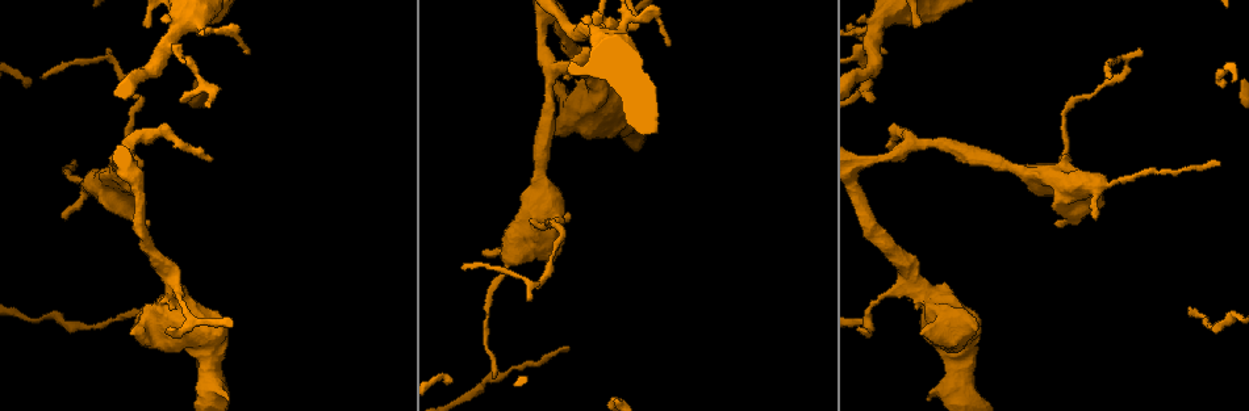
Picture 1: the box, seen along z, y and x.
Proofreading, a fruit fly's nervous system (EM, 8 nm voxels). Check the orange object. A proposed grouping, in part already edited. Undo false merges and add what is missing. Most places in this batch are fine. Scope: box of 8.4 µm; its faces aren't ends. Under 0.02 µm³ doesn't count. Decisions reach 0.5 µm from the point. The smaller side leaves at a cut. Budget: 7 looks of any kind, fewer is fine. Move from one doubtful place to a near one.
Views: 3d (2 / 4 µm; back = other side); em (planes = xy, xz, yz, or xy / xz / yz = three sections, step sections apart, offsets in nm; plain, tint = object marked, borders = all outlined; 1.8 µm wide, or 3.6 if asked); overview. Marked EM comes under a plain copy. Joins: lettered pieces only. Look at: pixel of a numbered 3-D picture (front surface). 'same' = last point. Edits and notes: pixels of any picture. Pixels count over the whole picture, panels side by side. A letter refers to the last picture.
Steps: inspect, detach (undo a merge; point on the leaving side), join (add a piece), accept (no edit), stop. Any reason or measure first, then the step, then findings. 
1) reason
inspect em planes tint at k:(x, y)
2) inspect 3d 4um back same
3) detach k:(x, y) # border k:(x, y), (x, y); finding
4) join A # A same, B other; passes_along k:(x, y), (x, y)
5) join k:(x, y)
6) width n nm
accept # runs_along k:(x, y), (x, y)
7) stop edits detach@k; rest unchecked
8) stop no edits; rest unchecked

branch stops here
inspect 3d 4um at 1:(150, 25)

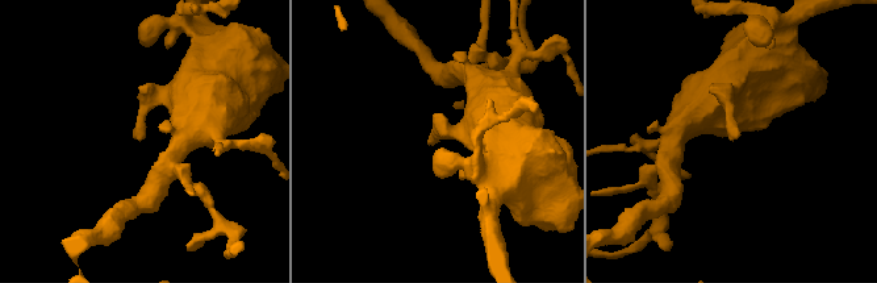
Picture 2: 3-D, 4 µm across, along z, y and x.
shape alone is not enough
inspect em planes borders at 2:(730, 137)

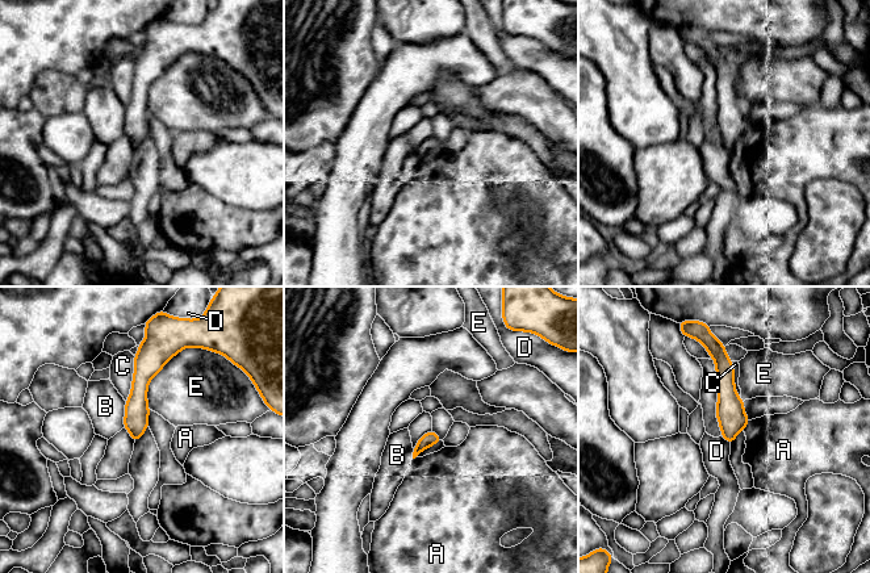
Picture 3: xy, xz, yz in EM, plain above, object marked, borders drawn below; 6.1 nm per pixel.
longest_contact E 400 nm
accept # A other, B other, C other, D other, E other; border 3:(147, 425), (143, 434), (134, 443); no lettered piece goes on from it

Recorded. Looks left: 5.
tapers out
inspect em planes borders at 1:(669, 44)

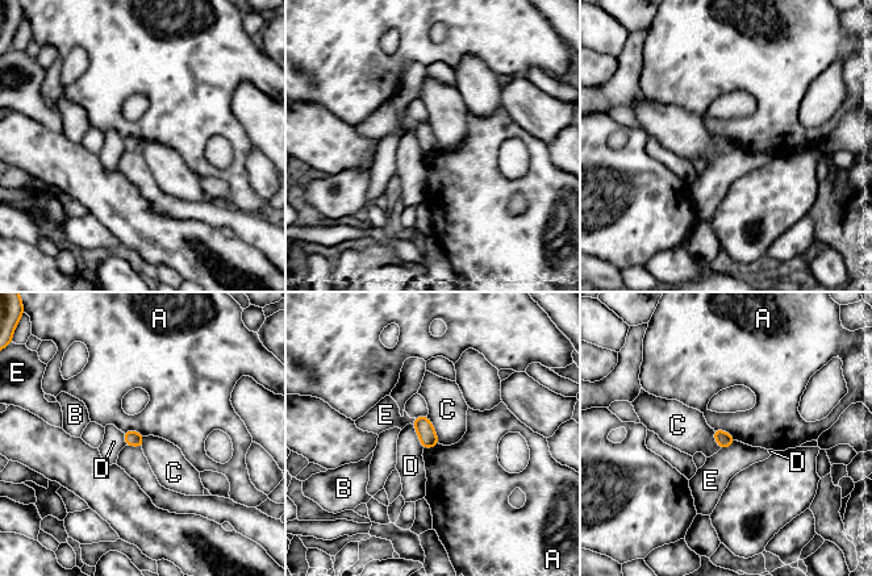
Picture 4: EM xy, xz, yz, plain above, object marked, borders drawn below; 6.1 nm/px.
accept # A other, B other, C other, D other, E other; border 4:(428, 416), (438, 442); no lettered piece goes on from it

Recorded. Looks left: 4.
thin end
inspect 3d 2um at 1:(905, 159)

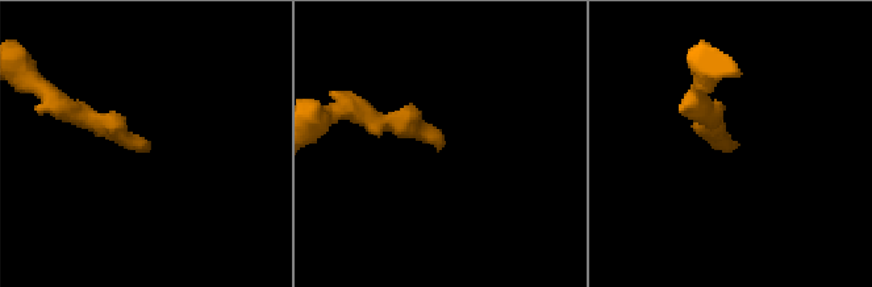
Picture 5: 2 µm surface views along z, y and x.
inspect em xy step 4 tint at 5:(732, 145)

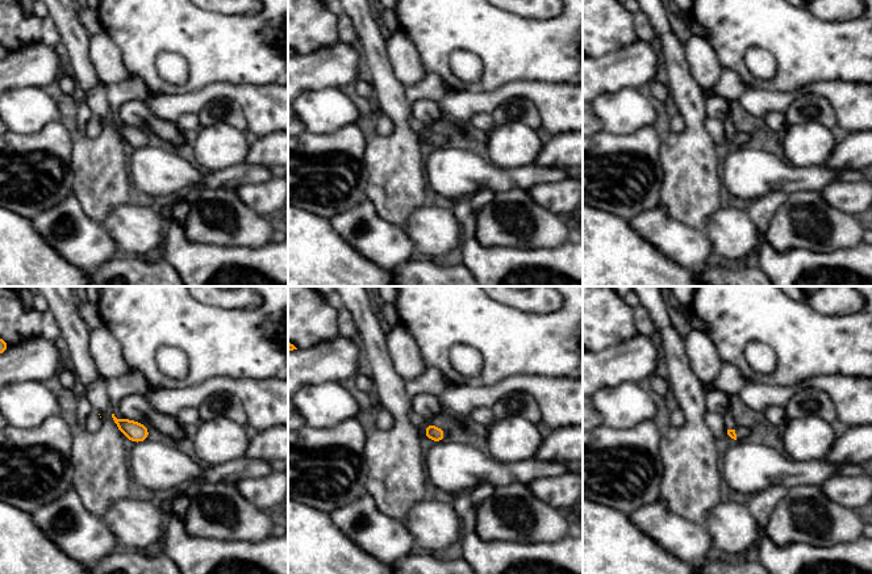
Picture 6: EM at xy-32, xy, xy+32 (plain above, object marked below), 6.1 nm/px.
cut it another way
inspect em planes borders same

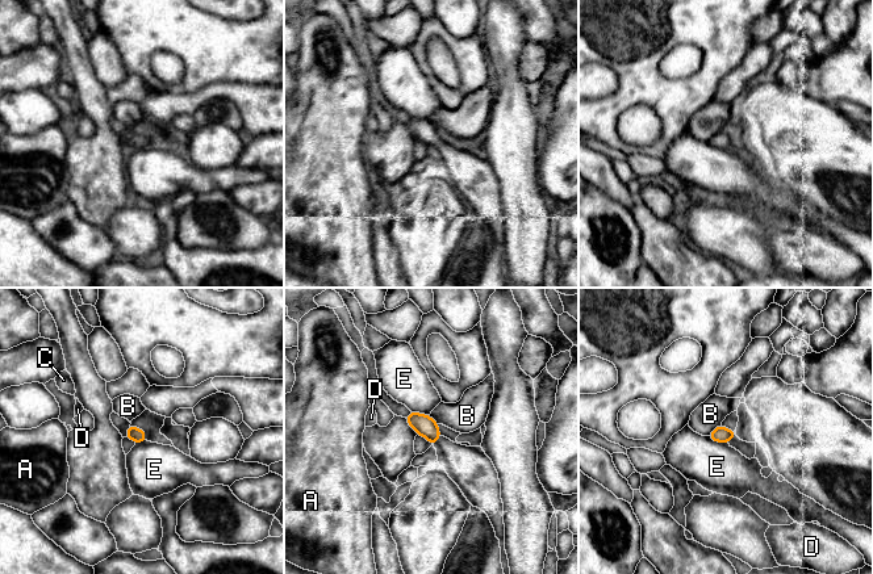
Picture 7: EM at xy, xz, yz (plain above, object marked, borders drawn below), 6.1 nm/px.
accept # A other, B other, C other, D other, E other; border 7:(707, 436), (727, 443); none of them fits

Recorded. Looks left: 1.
stop no edits; rest unchecked

